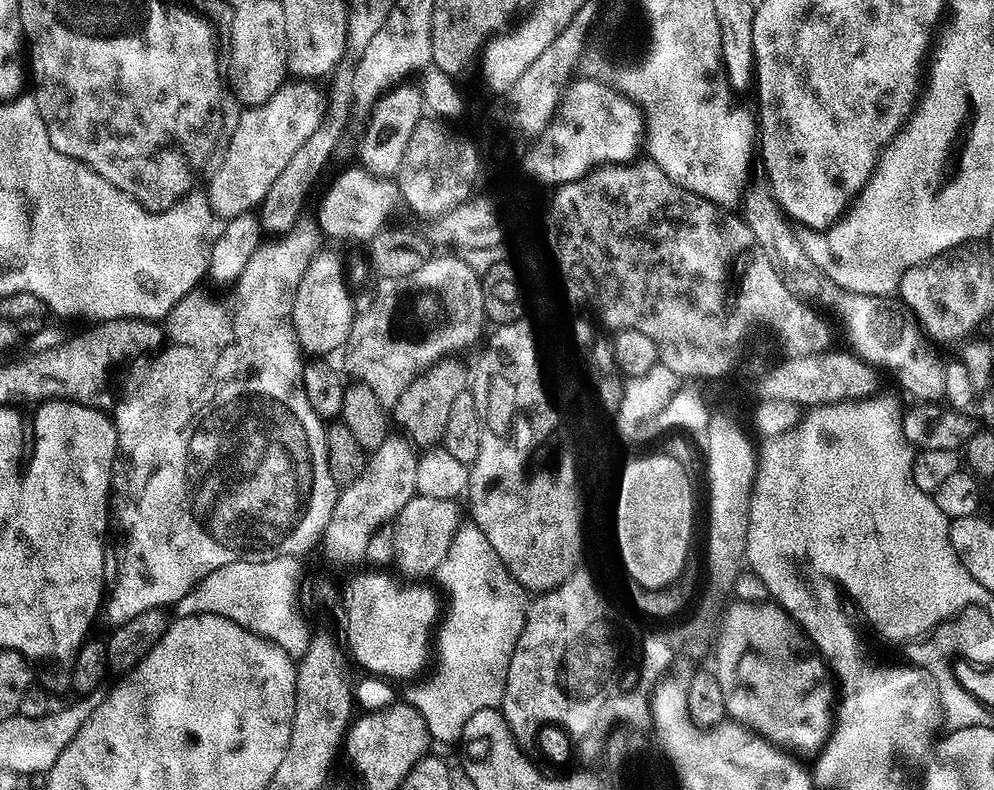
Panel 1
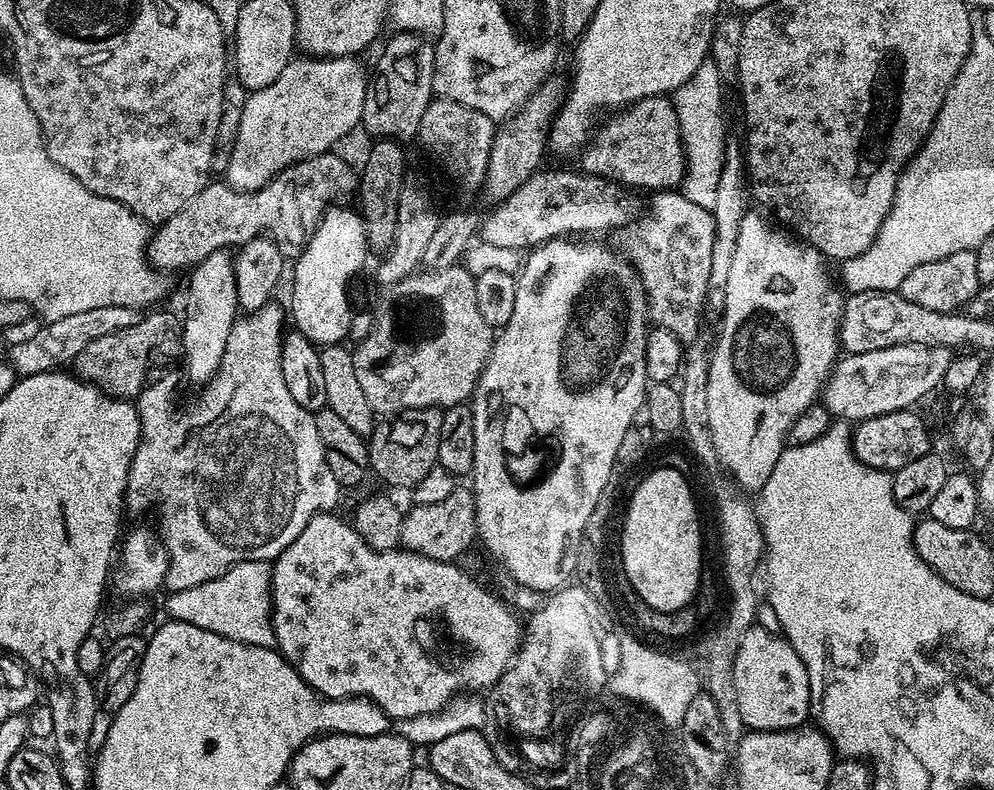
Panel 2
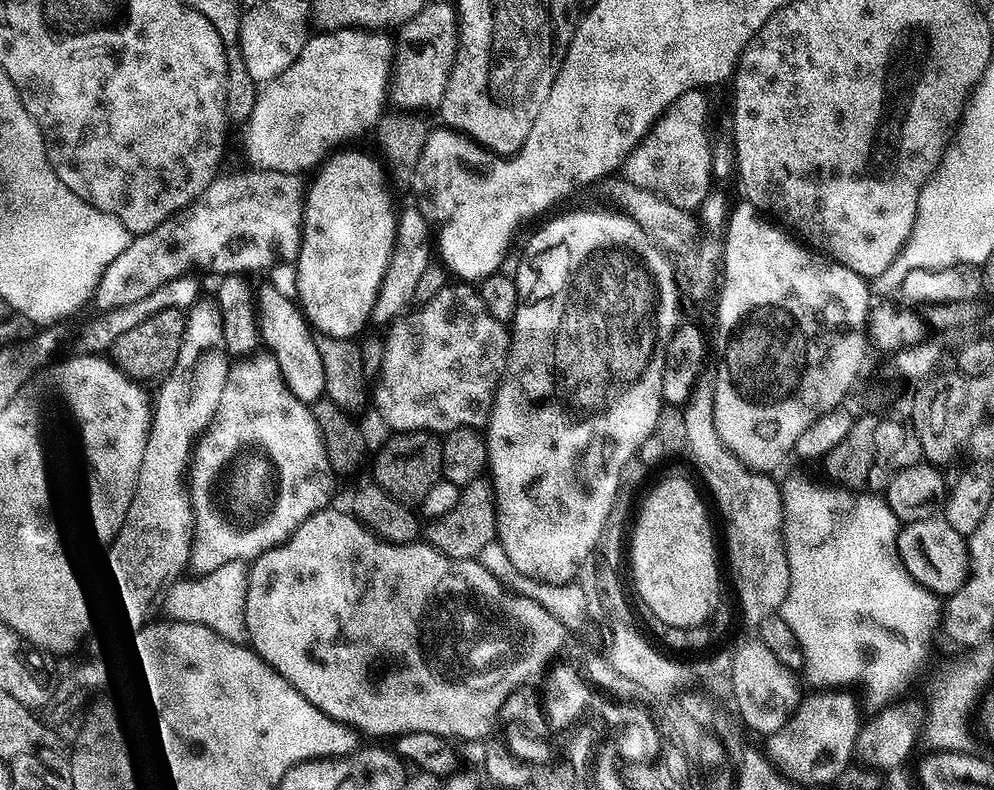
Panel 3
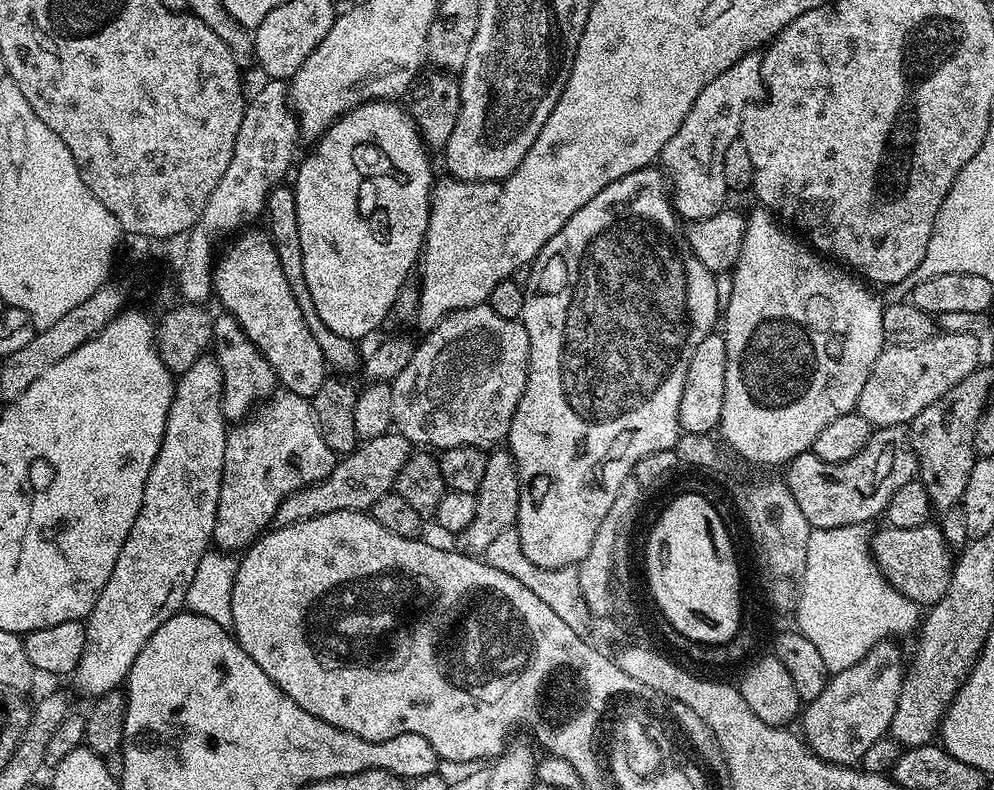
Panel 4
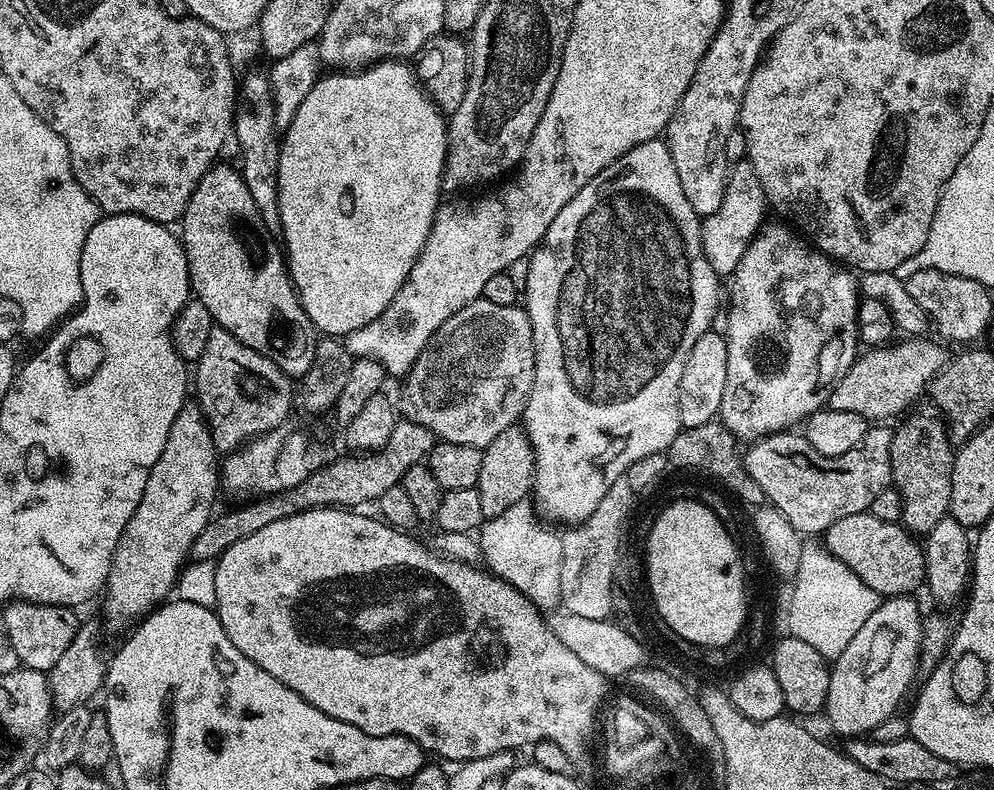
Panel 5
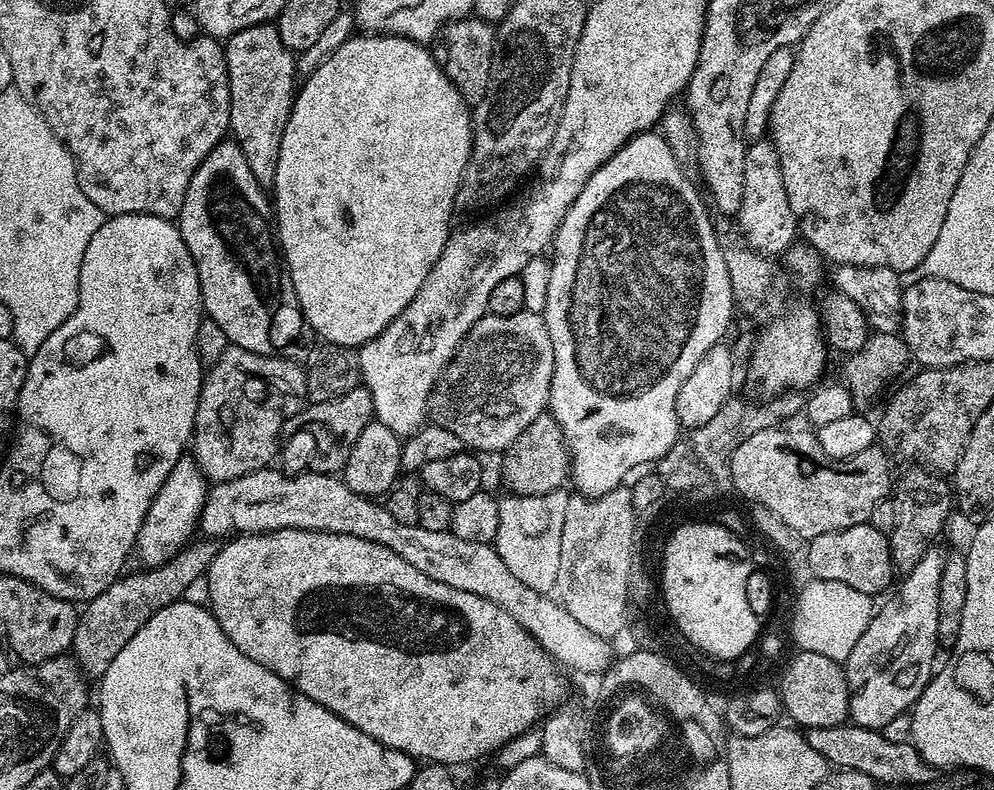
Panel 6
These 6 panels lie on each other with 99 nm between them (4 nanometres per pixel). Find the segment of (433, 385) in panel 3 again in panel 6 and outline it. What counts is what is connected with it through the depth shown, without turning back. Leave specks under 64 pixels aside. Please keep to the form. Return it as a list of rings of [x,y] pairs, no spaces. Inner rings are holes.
[[[525,310],[509,316],[497,316],[494,323],[496,323],[496,364],[491,364],[484,352],[478,353],[473,360],[464,361],[460,358],[449,364],[432,392],[430,416],[438,426],[458,434],[458,438],[462,438],[462,442],[469,449],[477,448],[472,449],[477,453],[500,454],[510,447],[539,415],[546,412],[554,374],[554,346],[550,342],[550,334],[546,330],[546,322],[541,313]],[[495,380],[496,408],[480,408],[476,399],[479,398],[480,392],[490,391]]]

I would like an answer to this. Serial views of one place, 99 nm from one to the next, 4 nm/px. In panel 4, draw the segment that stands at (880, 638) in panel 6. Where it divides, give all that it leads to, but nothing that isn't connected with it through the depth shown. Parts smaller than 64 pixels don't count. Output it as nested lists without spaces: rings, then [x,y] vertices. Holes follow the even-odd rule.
[[[881,642],[875,644],[857,664],[829,675],[828,684],[822,690],[822,694],[818,694],[818,698],[807,701],[802,712],[802,720],[804,716],[802,739],[815,756],[831,764],[856,766],[861,763],[859,760],[871,748],[875,749],[881,743],[876,739],[876,736],[884,738],[889,733],[893,727],[892,719],[898,702],[900,683],[904,680],[906,671],[905,665],[903,663],[900,665],[899,650],[892,644],[895,643]]]

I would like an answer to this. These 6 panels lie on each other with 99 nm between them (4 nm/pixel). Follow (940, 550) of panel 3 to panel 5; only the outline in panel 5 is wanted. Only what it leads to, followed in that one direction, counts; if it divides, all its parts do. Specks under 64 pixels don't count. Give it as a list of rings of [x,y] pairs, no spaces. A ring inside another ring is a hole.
[[[871,511],[850,514],[850,518],[838,518],[834,526],[830,526],[822,534],[823,547],[838,558],[870,590],[874,590],[882,598],[889,596],[907,596],[915,593],[915,588],[925,583],[924,550],[917,537],[899,523],[883,521]]]

